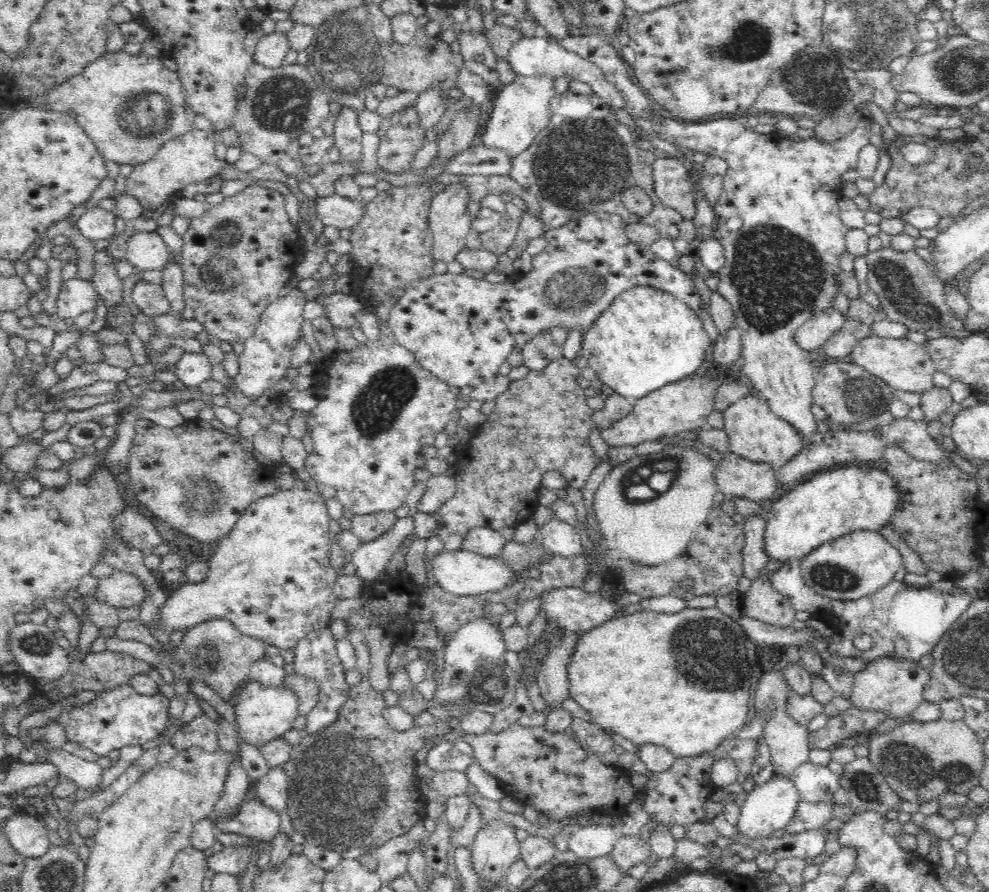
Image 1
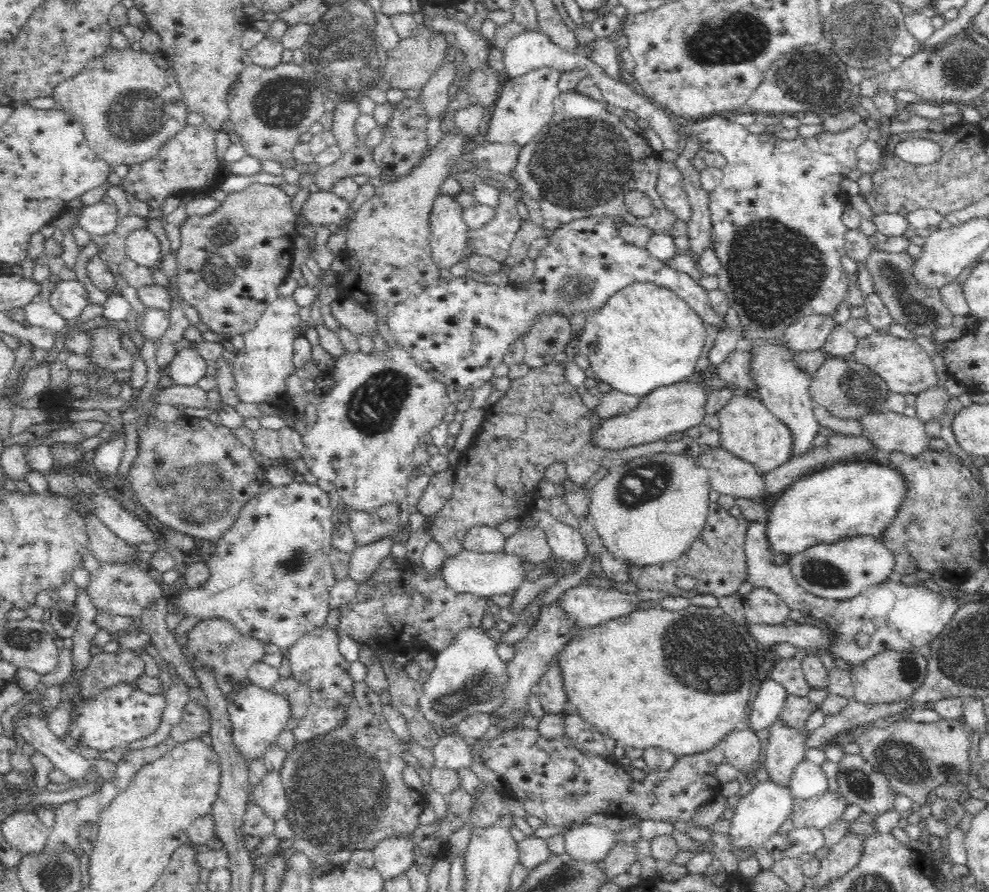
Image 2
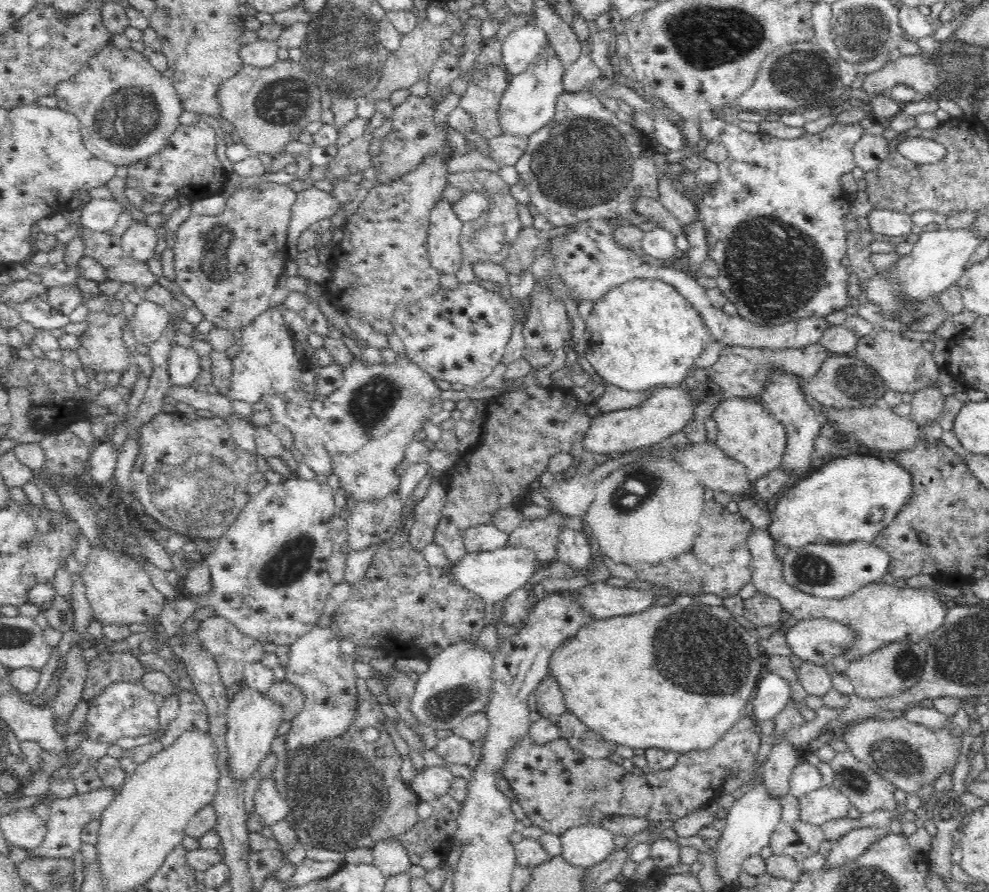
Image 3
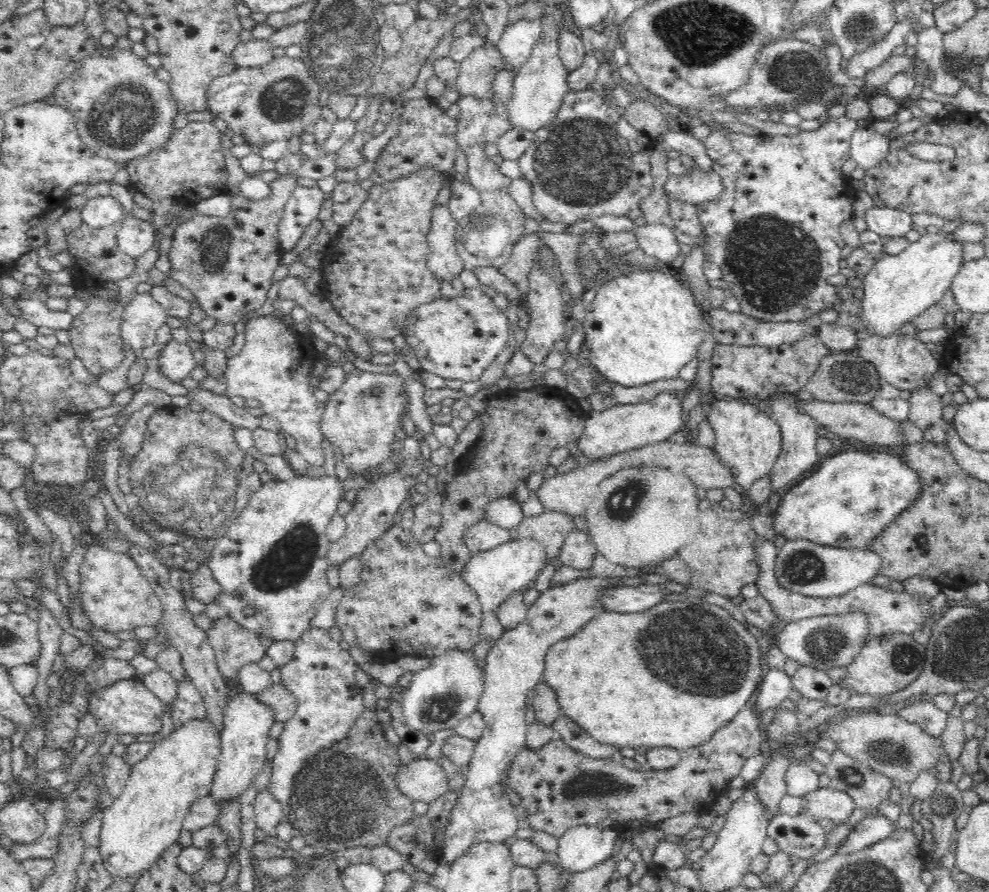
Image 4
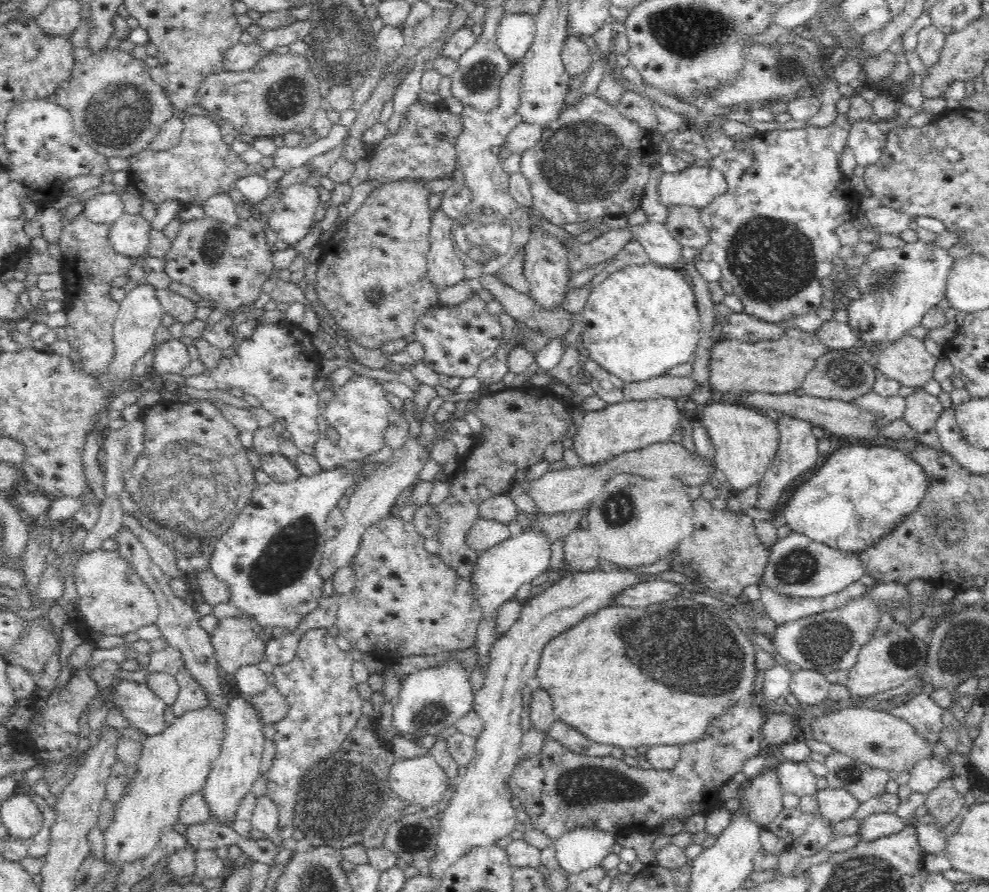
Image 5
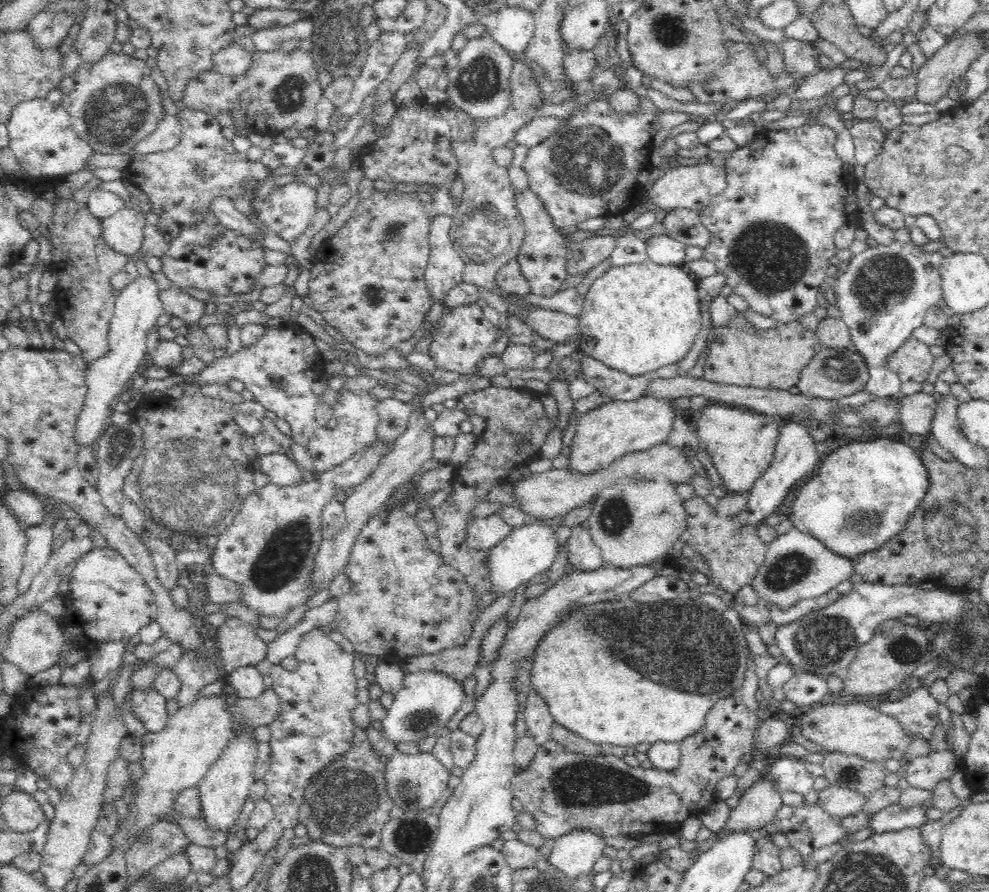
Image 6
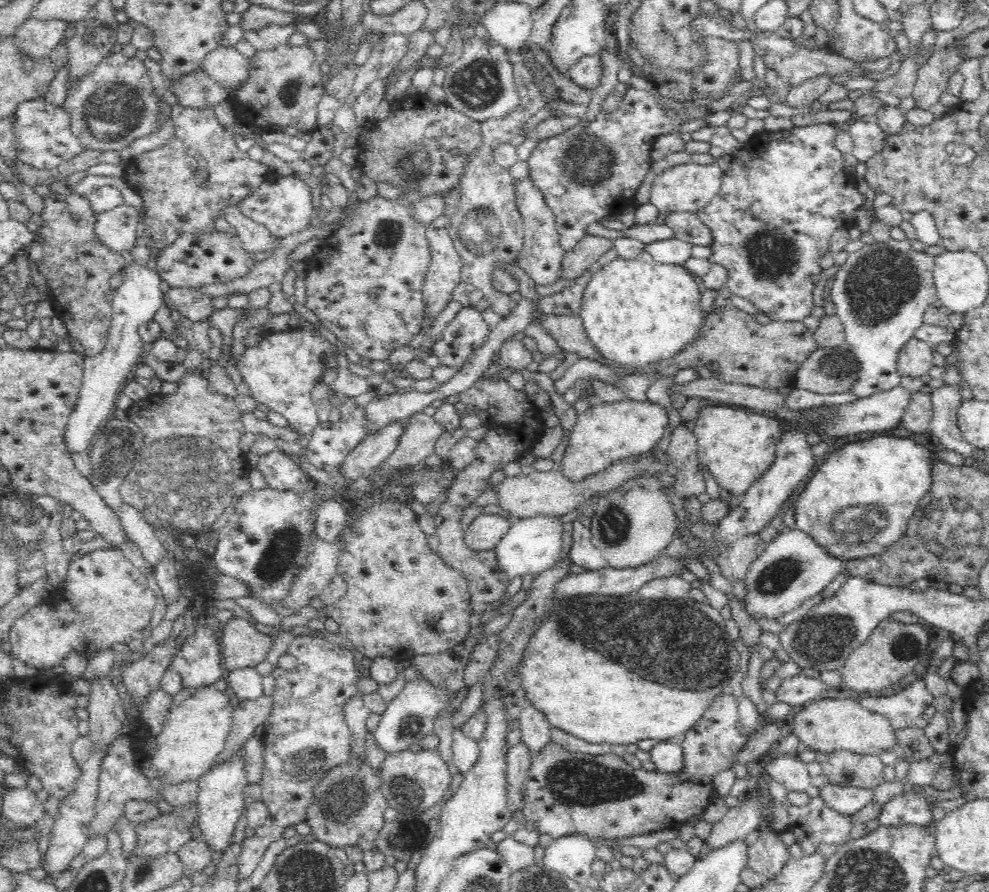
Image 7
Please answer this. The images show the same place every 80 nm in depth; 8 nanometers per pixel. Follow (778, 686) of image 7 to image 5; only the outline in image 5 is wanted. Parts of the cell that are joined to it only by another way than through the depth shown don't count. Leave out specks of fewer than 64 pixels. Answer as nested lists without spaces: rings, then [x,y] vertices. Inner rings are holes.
[[[798,669],[793,673],[788,693],[800,704],[828,704],[828,688],[831,682],[818,671]]]

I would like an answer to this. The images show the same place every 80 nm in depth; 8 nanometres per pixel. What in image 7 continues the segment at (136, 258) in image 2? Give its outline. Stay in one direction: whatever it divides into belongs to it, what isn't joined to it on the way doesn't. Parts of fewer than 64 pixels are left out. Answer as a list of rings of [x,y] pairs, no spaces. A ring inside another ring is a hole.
[[[122,203],[104,212],[95,213],[94,232],[103,245],[126,255],[135,246],[140,221],[137,209]]]

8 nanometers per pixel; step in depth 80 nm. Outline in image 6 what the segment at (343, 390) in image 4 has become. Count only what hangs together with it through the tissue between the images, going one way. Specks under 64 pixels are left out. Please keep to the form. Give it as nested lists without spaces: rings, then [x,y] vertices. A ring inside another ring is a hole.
[[[340,391],[340,397],[337,403],[332,407],[334,416],[337,418],[337,424],[334,428],[319,426],[308,440],[308,453],[312,458],[312,462],[316,471],[323,473],[324,471],[332,470],[341,462],[344,462],[348,456],[352,456],[354,452],[358,452],[362,446],[370,444],[376,438],[376,424],[378,417],[374,413],[375,399],[366,395],[358,396],[346,391]]]

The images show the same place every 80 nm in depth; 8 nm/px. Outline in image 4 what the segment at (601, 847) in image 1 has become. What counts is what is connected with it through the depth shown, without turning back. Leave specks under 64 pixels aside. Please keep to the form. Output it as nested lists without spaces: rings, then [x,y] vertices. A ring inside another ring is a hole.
[[[580,825],[569,828],[559,836],[556,846],[557,859],[570,873],[582,872],[610,859],[616,842],[614,829]]]

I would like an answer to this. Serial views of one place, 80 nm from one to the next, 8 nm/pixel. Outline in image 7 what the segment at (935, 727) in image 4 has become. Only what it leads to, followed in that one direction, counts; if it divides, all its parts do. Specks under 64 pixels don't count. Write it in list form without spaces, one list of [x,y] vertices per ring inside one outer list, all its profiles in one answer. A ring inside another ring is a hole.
[[[917,679],[891,696],[861,694],[854,702],[868,712],[882,715],[893,729],[904,726],[925,728],[936,712],[934,698],[924,679]]]

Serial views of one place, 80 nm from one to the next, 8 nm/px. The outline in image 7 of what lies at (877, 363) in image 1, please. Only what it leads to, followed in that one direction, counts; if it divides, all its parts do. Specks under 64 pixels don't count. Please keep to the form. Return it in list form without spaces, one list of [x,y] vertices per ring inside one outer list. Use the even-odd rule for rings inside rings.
[[[912,337],[899,352],[897,364],[901,376],[920,377],[932,368],[932,346],[916,337]]]

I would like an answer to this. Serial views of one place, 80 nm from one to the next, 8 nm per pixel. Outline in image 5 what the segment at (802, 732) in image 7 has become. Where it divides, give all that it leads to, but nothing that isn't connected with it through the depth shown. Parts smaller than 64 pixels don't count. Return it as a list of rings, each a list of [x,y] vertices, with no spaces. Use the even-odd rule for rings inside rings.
[[[855,704],[834,711],[828,708],[822,716],[811,720],[810,732],[814,740],[828,744],[832,751],[841,752],[876,768],[894,769],[897,772],[912,770],[912,766],[922,756],[930,756],[933,746],[916,734],[906,721],[892,716],[883,706],[876,705],[864,707]]]

